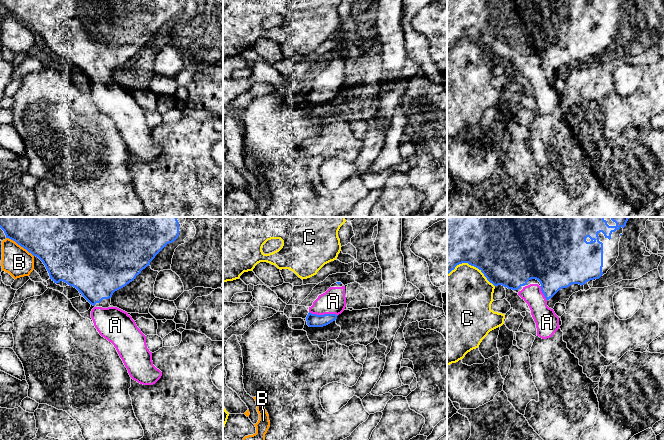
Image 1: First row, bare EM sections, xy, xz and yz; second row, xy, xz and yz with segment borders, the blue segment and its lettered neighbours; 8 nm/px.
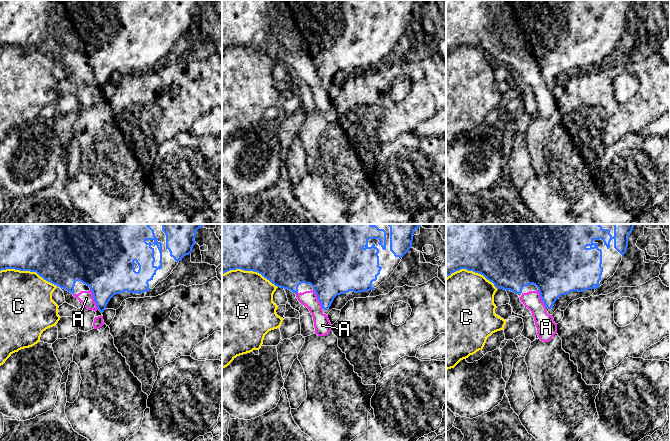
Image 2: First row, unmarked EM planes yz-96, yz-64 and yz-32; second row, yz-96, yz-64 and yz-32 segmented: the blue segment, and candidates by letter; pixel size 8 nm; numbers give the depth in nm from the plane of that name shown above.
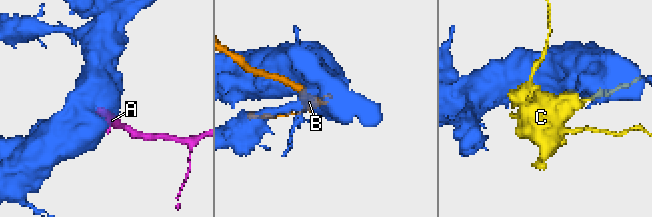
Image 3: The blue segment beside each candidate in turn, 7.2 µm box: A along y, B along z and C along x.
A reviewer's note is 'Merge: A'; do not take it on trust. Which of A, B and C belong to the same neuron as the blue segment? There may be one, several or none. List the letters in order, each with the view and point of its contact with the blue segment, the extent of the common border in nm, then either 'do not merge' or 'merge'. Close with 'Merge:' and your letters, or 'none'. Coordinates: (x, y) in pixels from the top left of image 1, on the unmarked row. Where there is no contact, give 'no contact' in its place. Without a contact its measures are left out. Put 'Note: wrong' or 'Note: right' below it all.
A: contact xz (324, 90); length 240 nm; merge
B: contact xy (20, 21); length 280 nm; do not merge
C: contact yz (471, 41); length 400 nm; do not merge
Merge: A
Note: right

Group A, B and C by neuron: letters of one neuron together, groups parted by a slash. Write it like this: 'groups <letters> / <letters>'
groups A / B / C

